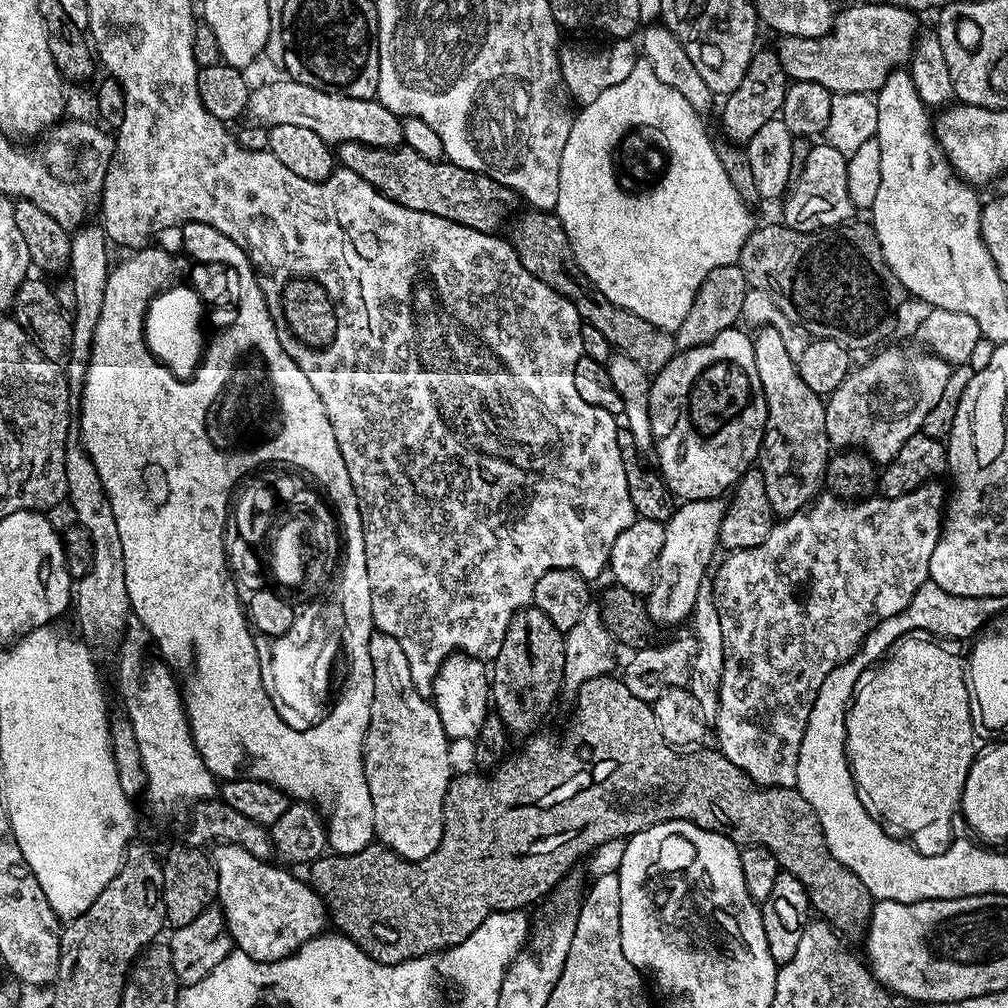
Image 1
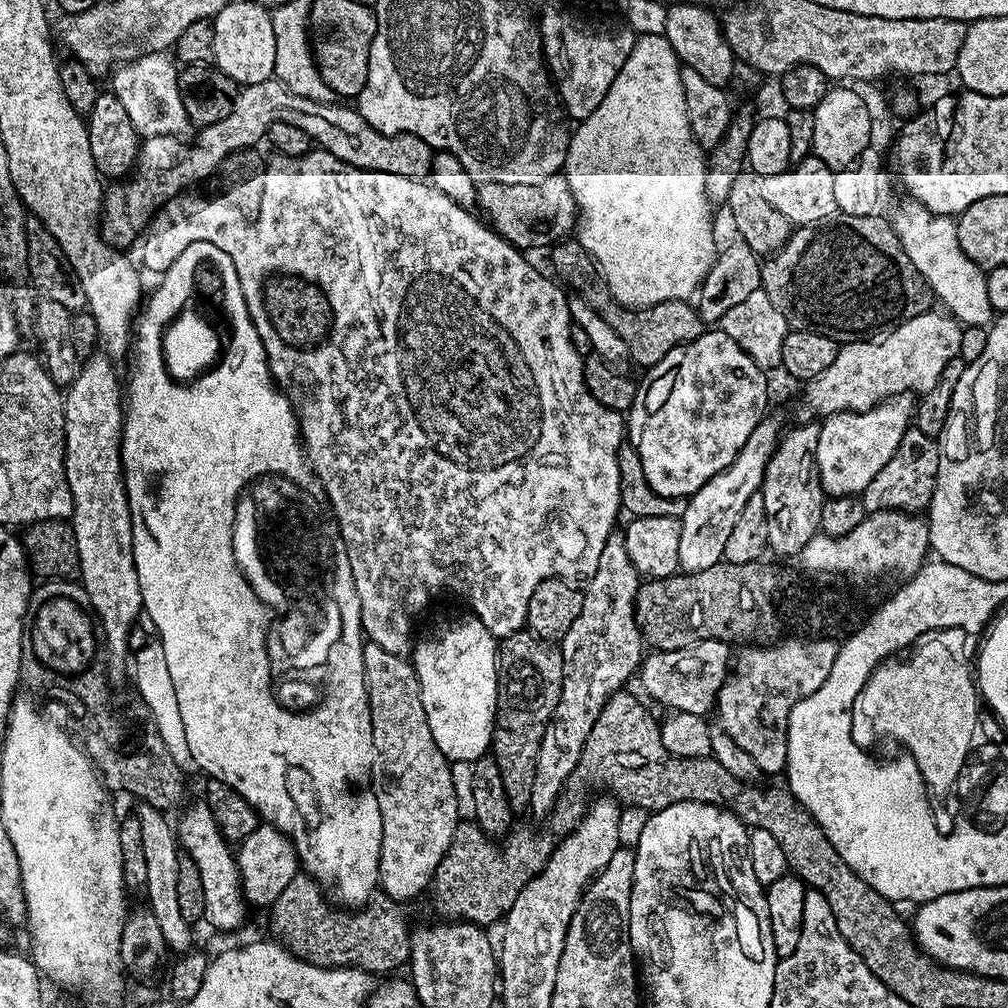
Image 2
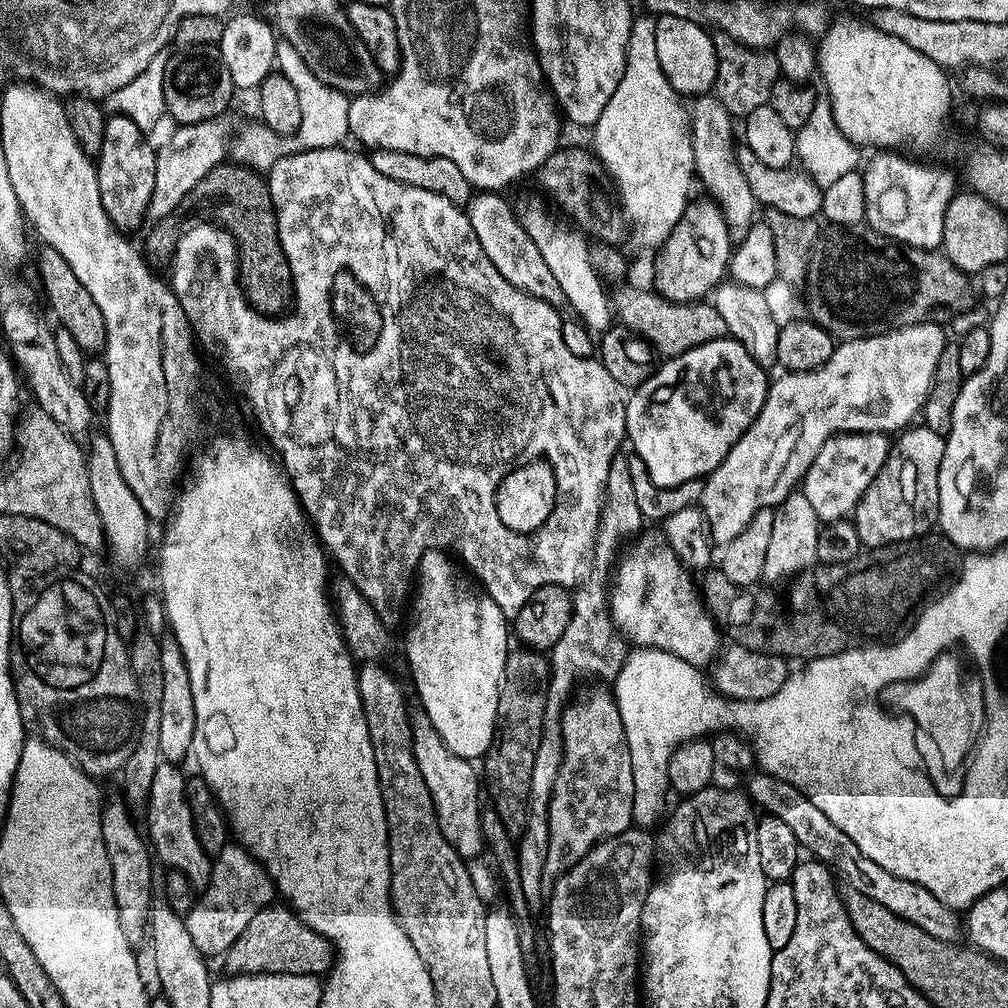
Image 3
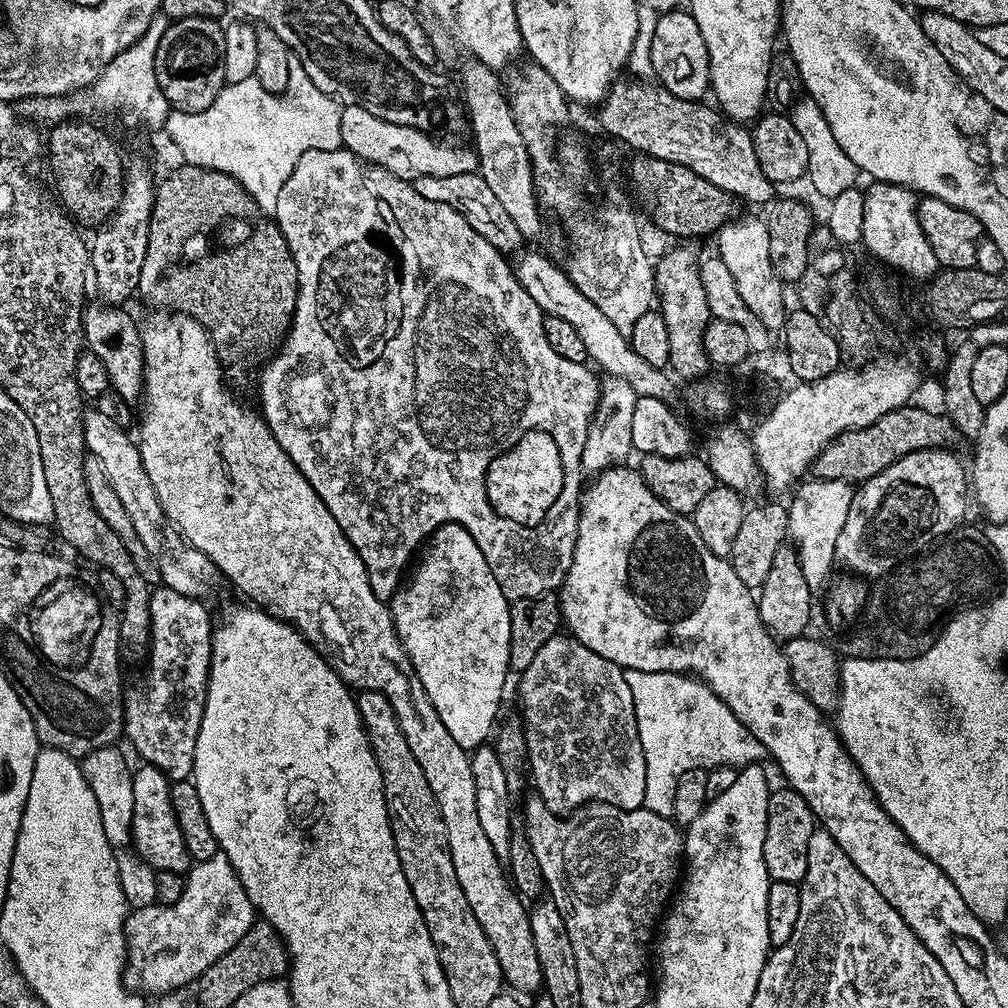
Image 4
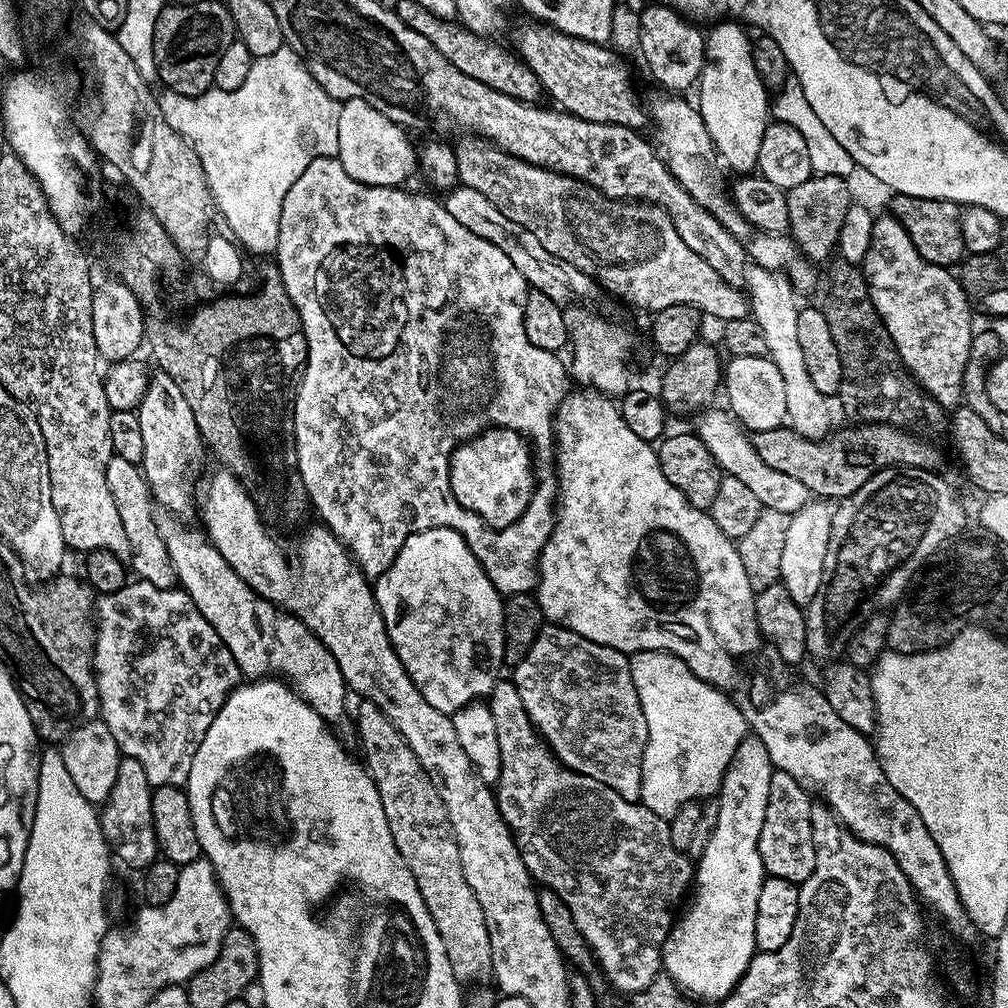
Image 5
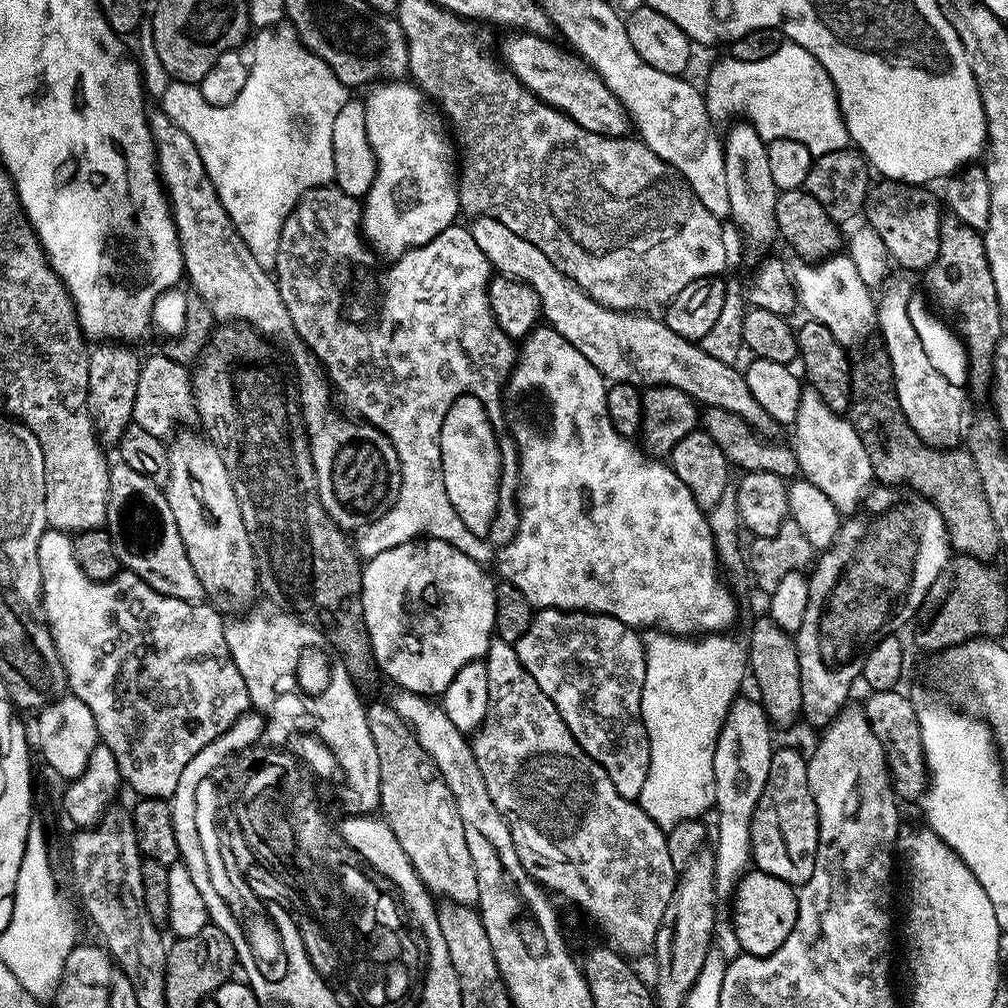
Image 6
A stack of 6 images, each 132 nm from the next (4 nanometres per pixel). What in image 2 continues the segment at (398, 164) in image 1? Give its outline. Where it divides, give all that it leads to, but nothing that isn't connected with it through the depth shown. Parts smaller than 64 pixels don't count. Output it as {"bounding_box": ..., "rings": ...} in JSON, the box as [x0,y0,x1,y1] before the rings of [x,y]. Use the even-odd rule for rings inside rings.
{"bounding_box":[476,174,570,249],"rings":[[[557,174],[546,178],[537,184],[503,184],[502,182],[483,182],[476,189],[476,202],[483,219],[487,221],[493,232],[497,232],[503,240],[509,240],[515,248],[551,249],[569,235],[568,232],[568,204],[570,208],[570,193],[568,191],[568,177]]]}

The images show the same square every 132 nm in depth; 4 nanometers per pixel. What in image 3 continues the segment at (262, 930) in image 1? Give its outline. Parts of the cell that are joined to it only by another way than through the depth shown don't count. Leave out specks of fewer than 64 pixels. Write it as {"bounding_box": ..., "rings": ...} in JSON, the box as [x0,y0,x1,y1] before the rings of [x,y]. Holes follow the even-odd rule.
{"bounding_box":[146,762,212,890],"rings":[[[162,762],[158,770],[154,770],[154,782],[150,785],[150,798],[146,809],[146,836],[155,859],[159,863],[161,860],[165,869],[184,872],[186,878],[190,878],[193,888],[203,890],[212,873],[212,860],[202,850],[198,834],[194,834],[194,820],[186,798],[186,776],[176,768],[179,767],[175,763]]]}

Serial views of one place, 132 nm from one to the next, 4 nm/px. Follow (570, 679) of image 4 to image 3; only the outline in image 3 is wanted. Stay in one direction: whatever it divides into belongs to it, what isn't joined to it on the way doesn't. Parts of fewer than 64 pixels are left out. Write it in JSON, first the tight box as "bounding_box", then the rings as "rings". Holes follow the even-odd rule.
{"bounding_box":[544,688,634,878],"rings":[[[596,688],[581,700],[575,700],[560,716],[560,745],[564,747],[564,753],[548,803],[550,854],[546,854],[544,871],[548,878],[560,876],[574,867],[600,841],[633,827],[634,774],[615,695]]]}

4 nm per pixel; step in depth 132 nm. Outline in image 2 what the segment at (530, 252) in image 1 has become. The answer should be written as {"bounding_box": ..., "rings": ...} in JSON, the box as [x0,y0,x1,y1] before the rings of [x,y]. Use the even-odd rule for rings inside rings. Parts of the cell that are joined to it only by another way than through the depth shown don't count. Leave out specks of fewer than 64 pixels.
{"bounding_box":[550,239,706,369],"rings":[[[579,239],[561,240],[551,249],[550,255],[552,255],[552,268],[557,272],[555,275],[565,285],[572,284],[573,290],[576,291],[573,293],[584,299],[595,312],[599,312],[602,318],[606,318],[610,326],[614,326],[614,334],[618,334],[618,338],[626,342],[630,360],[641,364],[641,369],[653,368],[658,361],[666,358],[666,354],[670,354],[670,350],[688,344],[706,330],[704,321],[700,319],[699,311],[693,305],[691,308],[688,300],[671,300],[649,308],[638,309],[625,308],[623,304],[618,303],[612,296],[609,296],[608,283],[600,275],[592,255],[580,245]]]}

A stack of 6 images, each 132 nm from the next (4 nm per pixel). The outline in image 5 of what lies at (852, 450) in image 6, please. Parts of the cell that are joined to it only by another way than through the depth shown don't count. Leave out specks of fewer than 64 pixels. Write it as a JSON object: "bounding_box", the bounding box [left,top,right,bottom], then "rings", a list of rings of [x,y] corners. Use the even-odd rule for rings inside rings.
{"bounding_box":[746,266,833,440],"rings":[[[752,266],[746,273],[746,295],[750,301],[751,319],[755,320],[762,330],[762,338],[766,338],[767,357],[778,366],[778,371],[783,377],[787,423],[799,436],[805,436],[807,440],[823,440],[833,427],[832,416],[828,413],[829,401],[822,394],[818,394],[802,359],[802,349],[798,342],[800,308],[792,297],[792,284],[781,271],[771,272]]]}

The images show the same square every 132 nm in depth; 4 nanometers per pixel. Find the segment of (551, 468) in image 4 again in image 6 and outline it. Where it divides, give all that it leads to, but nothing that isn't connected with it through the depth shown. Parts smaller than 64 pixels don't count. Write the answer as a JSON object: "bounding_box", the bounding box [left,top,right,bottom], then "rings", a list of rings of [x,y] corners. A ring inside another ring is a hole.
{"bounding_box":[444,398,520,542],"rings":[[[466,398],[452,408],[444,426],[444,496],[450,496],[456,518],[460,520],[464,530],[478,534],[482,542],[484,534],[492,532],[494,536],[502,506],[518,502],[520,470],[512,470],[512,460],[517,453],[512,450],[503,452],[500,440],[496,437],[496,431],[503,424],[505,427],[505,417],[504,420],[500,417],[505,412],[503,403],[486,406],[480,400],[476,402],[474,398]]]}

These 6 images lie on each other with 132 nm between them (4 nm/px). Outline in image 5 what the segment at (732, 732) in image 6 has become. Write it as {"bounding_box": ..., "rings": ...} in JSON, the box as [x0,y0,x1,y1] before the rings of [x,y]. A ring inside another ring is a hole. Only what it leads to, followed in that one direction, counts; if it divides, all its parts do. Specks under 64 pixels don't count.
{"bounding_box":[662,734,773,1002],"rings":[[[751,734],[745,736],[744,741],[738,746],[738,750],[734,750],[734,758],[730,762],[730,766],[724,775],[724,781],[720,783],[720,790],[718,793],[718,803],[720,809],[716,815],[716,825],[710,834],[710,838],[704,847],[704,853],[698,857],[698,863],[694,868],[694,891],[691,893],[692,905],[688,909],[683,909],[682,915],[673,923],[671,933],[664,940],[662,949],[662,968],[675,984],[680,988],[680,991],[687,994],[689,997],[700,1000],[713,1000],[719,1002],[724,1000],[734,990],[734,986],[742,978],[742,974],[748,969],[748,964],[752,961],[752,957],[756,955],[758,949],[756,946],[756,939],[754,938],[754,918],[758,914],[758,894],[762,890],[766,873],[764,870],[764,863],[760,857],[758,850],[758,838],[762,830],[762,822],[766,818],[766,798],[770,798],[770,778],[773,774],[773,766],[770,762],[770,754],[766,754],[766,746],[762,746],[762,742],[756,736]]]}

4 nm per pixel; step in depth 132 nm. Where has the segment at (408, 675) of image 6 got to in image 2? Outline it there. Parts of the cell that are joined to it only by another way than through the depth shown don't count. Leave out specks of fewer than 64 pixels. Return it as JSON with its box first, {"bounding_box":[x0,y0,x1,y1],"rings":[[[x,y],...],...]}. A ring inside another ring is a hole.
{"bounding_box":[410,614,498,762],"rings":[[[465,614],[461,620],[444,624],[429,640],[415,645],[410,653],[412,667],[416,669],[418,686],[422,690],[422,706],[426,709],[426,722],[430,722],[430,734],[438,742],[438,750],[450,762],[468,760],[489,755],[492,747],[492,725],[496,722],[496,665],[498,640],[477,616]]]}

